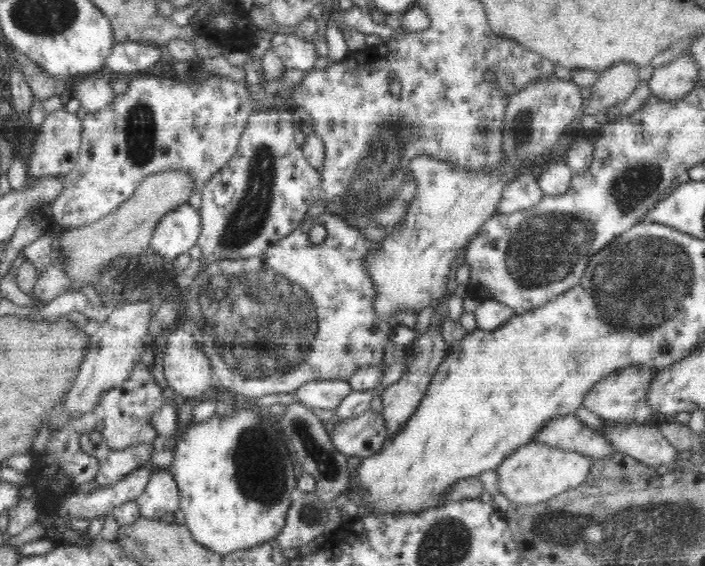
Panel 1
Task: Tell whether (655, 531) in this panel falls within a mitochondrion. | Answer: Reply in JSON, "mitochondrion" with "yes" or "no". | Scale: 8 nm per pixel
{"mitochondrion":"yes"}

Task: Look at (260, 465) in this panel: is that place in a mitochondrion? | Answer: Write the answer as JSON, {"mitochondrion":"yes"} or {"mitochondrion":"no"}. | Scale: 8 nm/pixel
{"mitochondrion":"yes"}

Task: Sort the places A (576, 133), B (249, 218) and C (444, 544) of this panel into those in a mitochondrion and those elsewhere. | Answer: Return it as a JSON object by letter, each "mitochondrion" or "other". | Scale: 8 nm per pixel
{"A":"other","B":"mitochondrion","C":"mitochondrion"}

